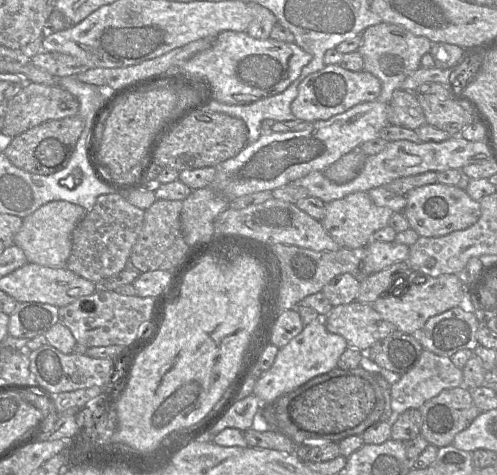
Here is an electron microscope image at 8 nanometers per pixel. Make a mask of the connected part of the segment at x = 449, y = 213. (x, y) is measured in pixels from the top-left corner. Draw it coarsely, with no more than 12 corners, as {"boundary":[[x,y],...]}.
{"boundary":[[436,182],[406,194],[403,214],[422,237],[475,224],[480,202]]}

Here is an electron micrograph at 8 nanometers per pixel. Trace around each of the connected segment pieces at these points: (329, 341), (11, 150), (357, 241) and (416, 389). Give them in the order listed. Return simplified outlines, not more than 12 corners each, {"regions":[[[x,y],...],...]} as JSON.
{"regions":[[[322,318],[279,349],[253,394],[262,407],[336,368],[348,344]],[[79,116],[13,137],[4,154],[36,175],[62,170],[84,129]],[[368,192],[326,204],[324,229],[341,248],[367,247],[394,213]],[[423,349],[391,385],[394,415],[463,385],[450,357]]]}

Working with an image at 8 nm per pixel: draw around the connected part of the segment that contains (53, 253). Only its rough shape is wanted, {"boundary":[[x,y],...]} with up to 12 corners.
{"boundary":[[48,202],[22,219],[12,243],[29,263],[66,267],[86,213]]}

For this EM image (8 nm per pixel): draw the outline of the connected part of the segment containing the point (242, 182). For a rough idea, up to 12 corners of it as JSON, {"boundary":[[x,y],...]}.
{"boundary":[[389,104],[265,132],[215,166],[233,200],[273,191],[379,138]]}

